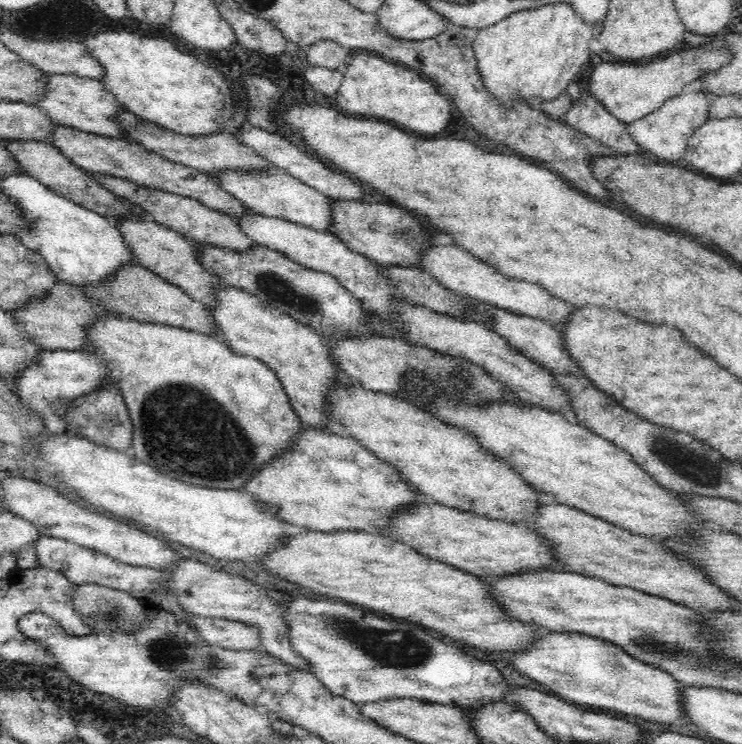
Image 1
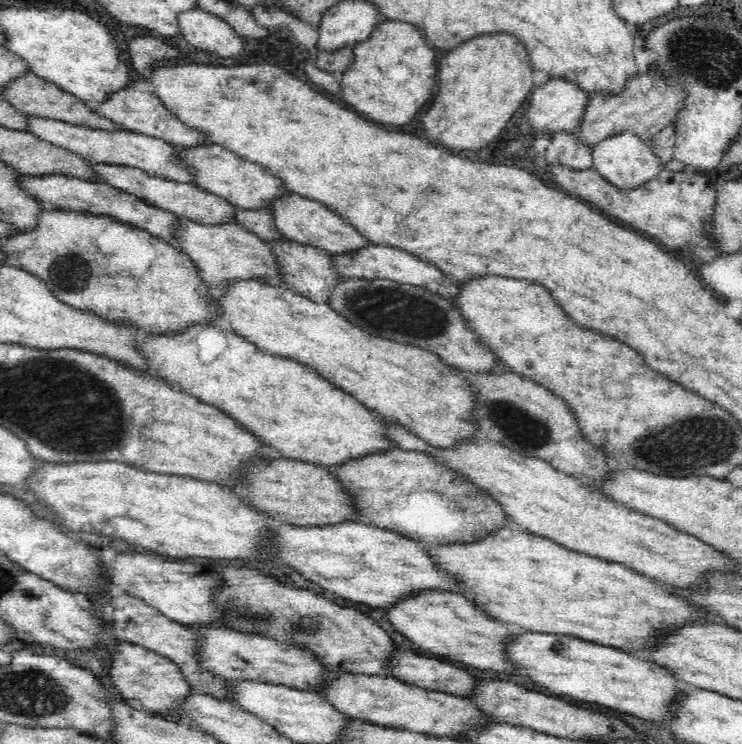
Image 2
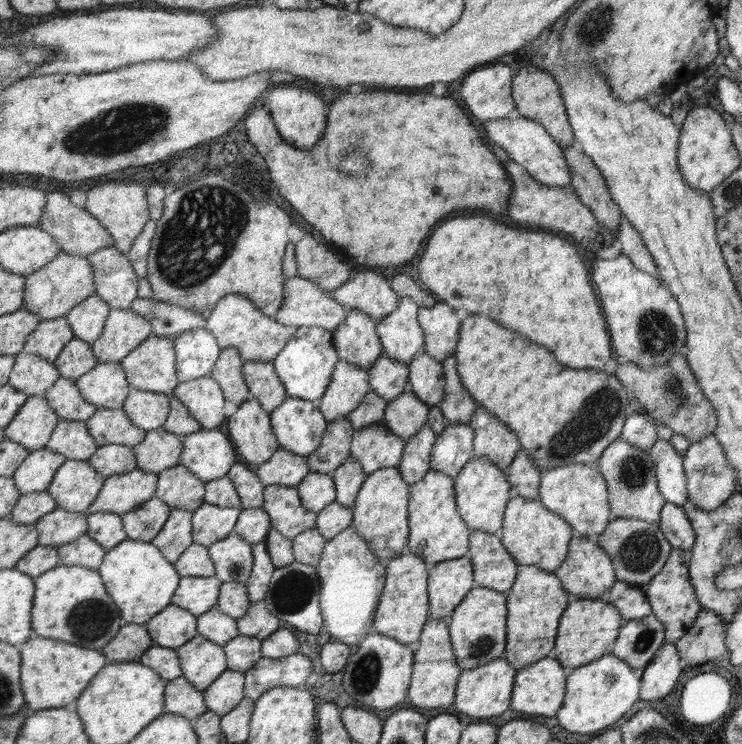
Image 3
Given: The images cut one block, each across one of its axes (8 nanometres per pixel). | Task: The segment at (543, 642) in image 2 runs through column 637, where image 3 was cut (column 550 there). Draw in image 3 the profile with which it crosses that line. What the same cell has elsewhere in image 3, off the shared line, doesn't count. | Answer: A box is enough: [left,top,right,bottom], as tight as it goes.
[511,655,567,715]

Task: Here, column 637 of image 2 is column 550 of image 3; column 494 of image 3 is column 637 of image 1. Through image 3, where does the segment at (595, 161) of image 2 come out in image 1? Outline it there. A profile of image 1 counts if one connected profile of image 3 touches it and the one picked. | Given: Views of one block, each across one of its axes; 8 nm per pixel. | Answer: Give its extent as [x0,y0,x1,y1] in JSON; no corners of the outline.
[628,89,715,163]

